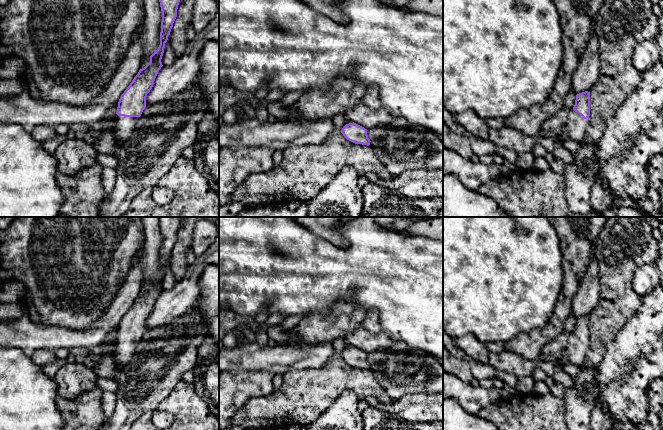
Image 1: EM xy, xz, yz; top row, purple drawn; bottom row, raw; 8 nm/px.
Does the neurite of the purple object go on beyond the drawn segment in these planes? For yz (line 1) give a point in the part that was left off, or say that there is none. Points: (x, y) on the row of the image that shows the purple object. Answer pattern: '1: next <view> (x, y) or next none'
1: next yz (575, 129)

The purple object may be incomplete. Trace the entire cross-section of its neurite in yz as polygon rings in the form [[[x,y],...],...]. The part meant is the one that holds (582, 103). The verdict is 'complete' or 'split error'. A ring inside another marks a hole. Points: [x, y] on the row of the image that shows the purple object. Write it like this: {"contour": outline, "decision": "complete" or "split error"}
{"contour": [[[585,91],[576,95],[575,105],[569,111],[567,123],[560,133],[563,139],[581,142],[589,126],[590,92]]], "decision": "split error"}

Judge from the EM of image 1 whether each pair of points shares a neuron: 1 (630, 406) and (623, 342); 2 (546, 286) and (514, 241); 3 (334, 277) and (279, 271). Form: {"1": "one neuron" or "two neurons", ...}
{"1": "one neuron", "2": "one neuron", "3": "one neuron"}

